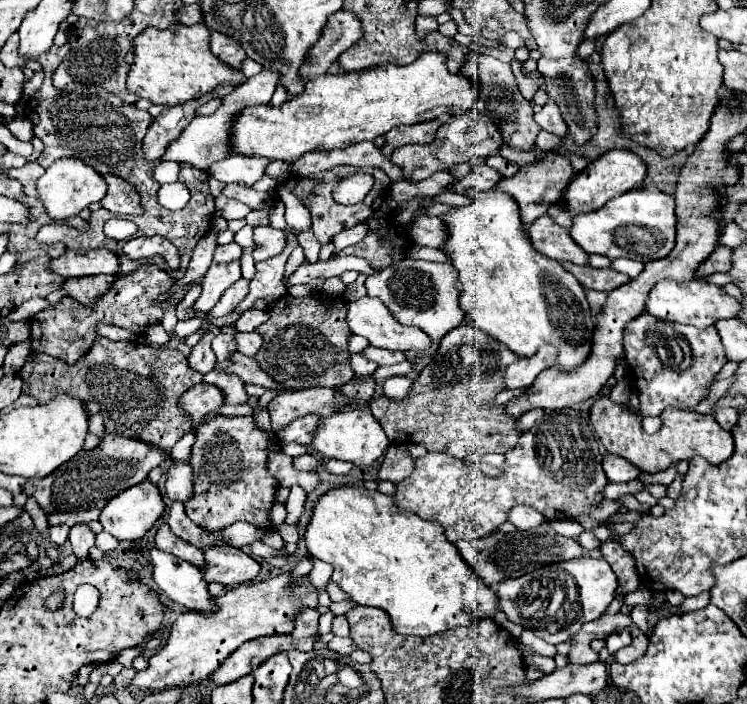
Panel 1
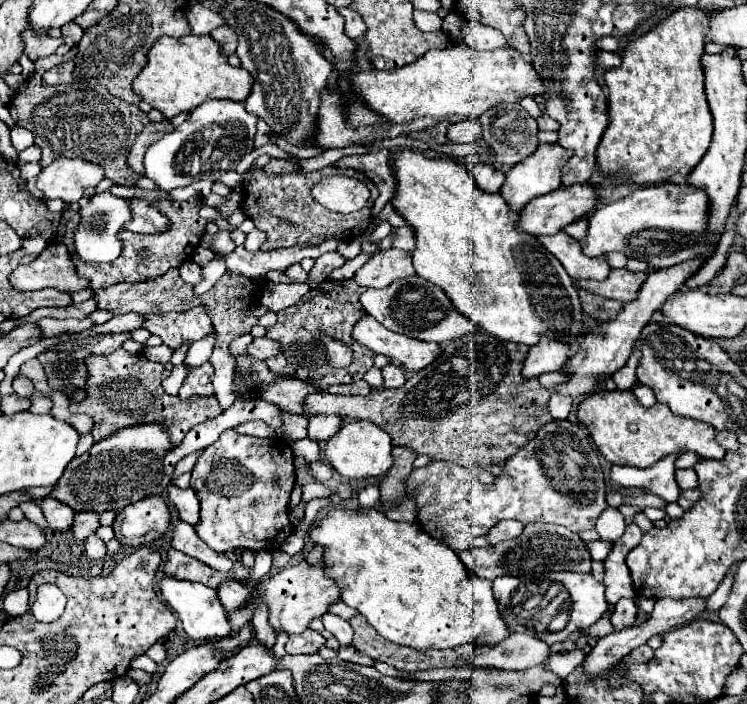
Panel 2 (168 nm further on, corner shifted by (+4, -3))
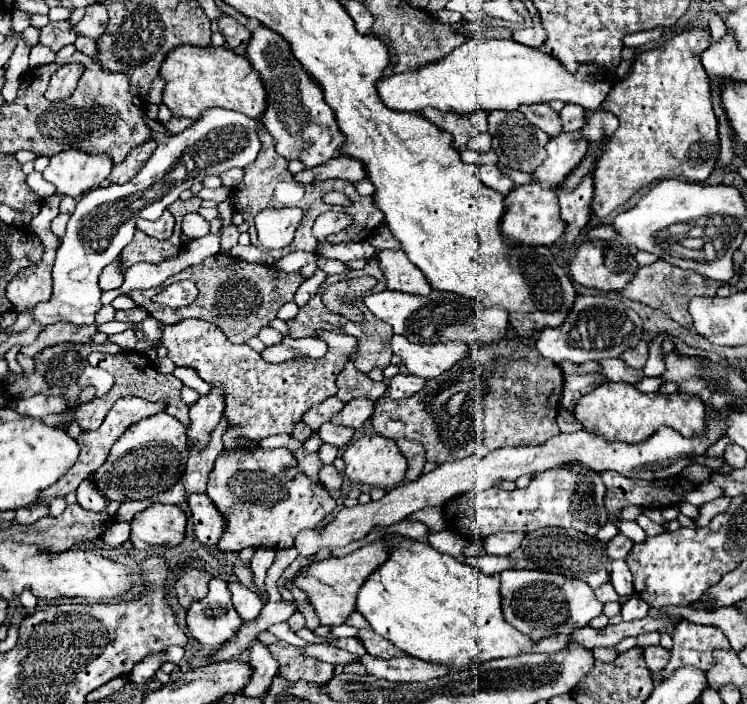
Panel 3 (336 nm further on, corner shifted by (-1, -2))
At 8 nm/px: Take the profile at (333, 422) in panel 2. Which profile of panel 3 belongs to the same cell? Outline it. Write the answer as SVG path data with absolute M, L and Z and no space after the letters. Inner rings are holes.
M355 398L351 402L345 404L345 408L333 416L333 424L341 424L341 426L349 426L349 428L361 428L365 424L365 420L371 418L375 410L375 402L371 402L369 398Z

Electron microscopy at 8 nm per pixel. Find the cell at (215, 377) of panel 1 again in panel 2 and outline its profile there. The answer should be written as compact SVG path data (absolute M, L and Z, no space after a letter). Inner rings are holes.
M280 409L280 419L282 419L282 435L288 443L294 443L298 439L306 439L306 427L308 427L308 417L294 417L294 413L286 413Z

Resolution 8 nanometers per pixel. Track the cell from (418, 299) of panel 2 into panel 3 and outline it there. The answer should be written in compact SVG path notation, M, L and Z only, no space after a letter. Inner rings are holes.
M385 290L379 294L363 296L363 304L383 322L391 324L395 334L405 336L415 344L437 344L459 340L463 344L491 344L495 340L505 338L509 320L503 308L483 308L475 300L467 300L463 296L455 296L451 292L433 290L429 296L415 296L405 292Z

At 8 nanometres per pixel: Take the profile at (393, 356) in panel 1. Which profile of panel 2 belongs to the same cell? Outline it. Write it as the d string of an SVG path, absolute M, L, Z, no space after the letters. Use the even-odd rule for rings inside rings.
M388 363L388 365L382 369L382 375L384 375L386 387L400 387L400 385L404 385L404 381L406 381L402 369L398 369L398 367L392 365L392 363Z

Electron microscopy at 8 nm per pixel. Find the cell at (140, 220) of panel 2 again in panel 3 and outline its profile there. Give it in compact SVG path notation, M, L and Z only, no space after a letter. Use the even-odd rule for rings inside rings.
M165 210L163 216L159 220L155 220L155 222L149 222L149 220L143 220L143 218L137 220L137 228L143 230L147 236L157 238L157 240L171 238L173 224L175 224L175 218L173 218L173 214L169 210Z

